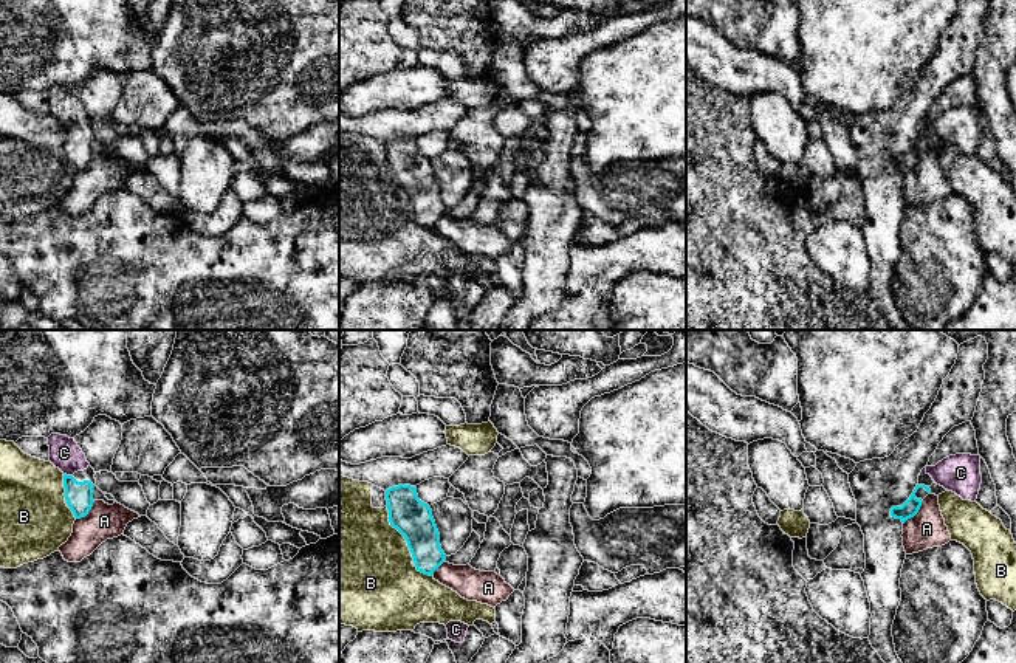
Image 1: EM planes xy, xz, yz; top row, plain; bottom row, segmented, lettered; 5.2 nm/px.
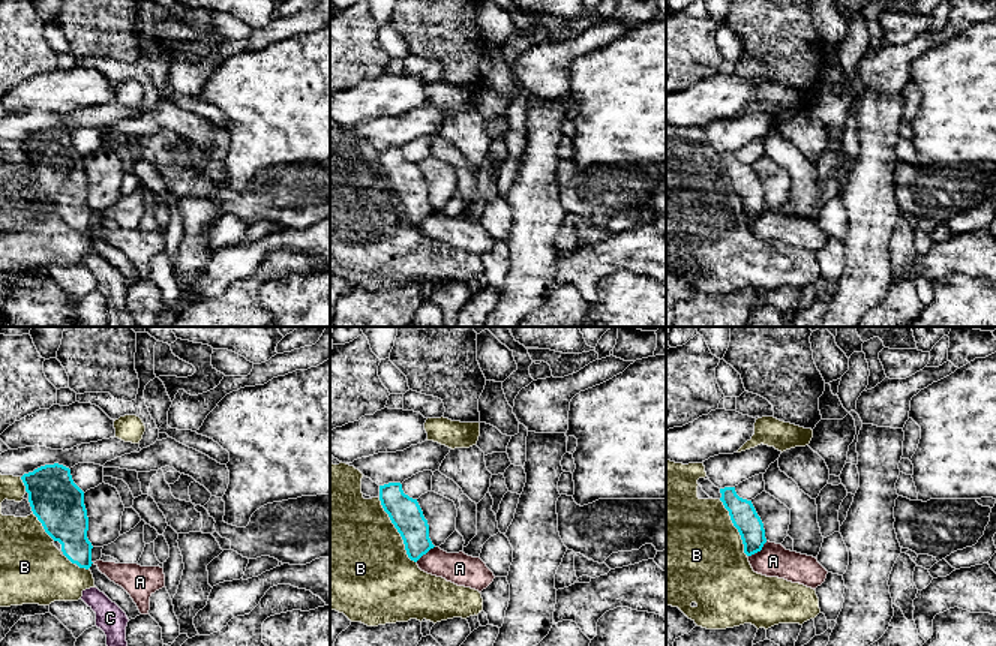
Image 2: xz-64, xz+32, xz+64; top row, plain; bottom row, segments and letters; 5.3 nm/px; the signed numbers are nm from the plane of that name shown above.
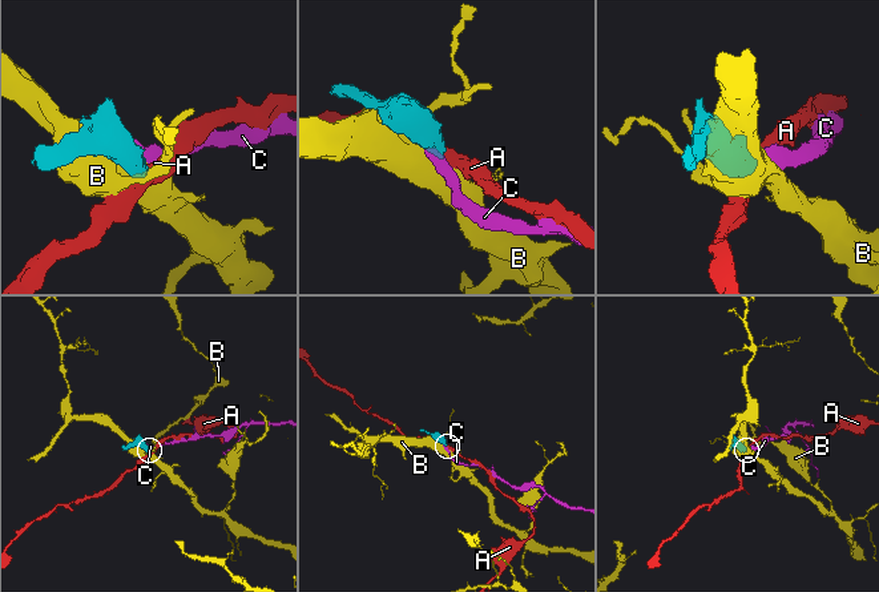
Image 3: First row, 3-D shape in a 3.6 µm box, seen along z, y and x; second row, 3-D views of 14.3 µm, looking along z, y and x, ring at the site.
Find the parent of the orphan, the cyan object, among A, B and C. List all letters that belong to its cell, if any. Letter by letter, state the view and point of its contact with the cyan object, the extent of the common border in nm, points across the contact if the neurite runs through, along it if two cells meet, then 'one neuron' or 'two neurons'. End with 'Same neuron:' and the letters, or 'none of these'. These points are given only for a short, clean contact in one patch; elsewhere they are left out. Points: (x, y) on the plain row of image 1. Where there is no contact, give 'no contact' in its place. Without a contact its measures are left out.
A: yz (916, 166) | 170 nm | along yz (923, 154), (920, 161), (903, 177) | two neurons
B: xz (400, 185) | 320 nm | two neurons
C: xy (68, 129) | 50 nm | across xy (79, 147), (72, 140), (68, 129), (68, 110), (64, 106) | one neuron
Same neuron: C

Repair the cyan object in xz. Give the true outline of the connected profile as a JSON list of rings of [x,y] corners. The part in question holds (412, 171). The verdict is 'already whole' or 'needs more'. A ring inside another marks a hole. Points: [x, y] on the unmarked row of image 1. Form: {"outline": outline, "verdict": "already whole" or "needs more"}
{"outline": [[[410,138],[386,143],[386,153],[389,175],[404,189],[417,223],[432,229],[446,208],[431,160],[418,152],[417,141]]], "verdict": "already whole"}

